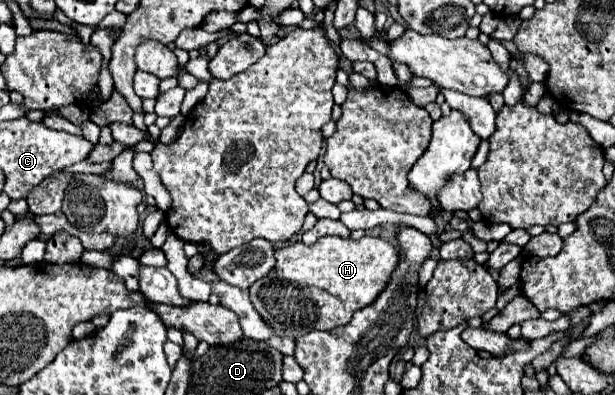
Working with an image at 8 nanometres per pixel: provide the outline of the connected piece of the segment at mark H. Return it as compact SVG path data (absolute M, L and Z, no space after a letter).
M324 236L312 246L302 242L284 244L276 250L274 270L250 286L250 298L262 320L278 336L296 338L312 330L334 330L346 326L356 310L370 306L390 282L398 266L396 248L374 236L360 240Z

